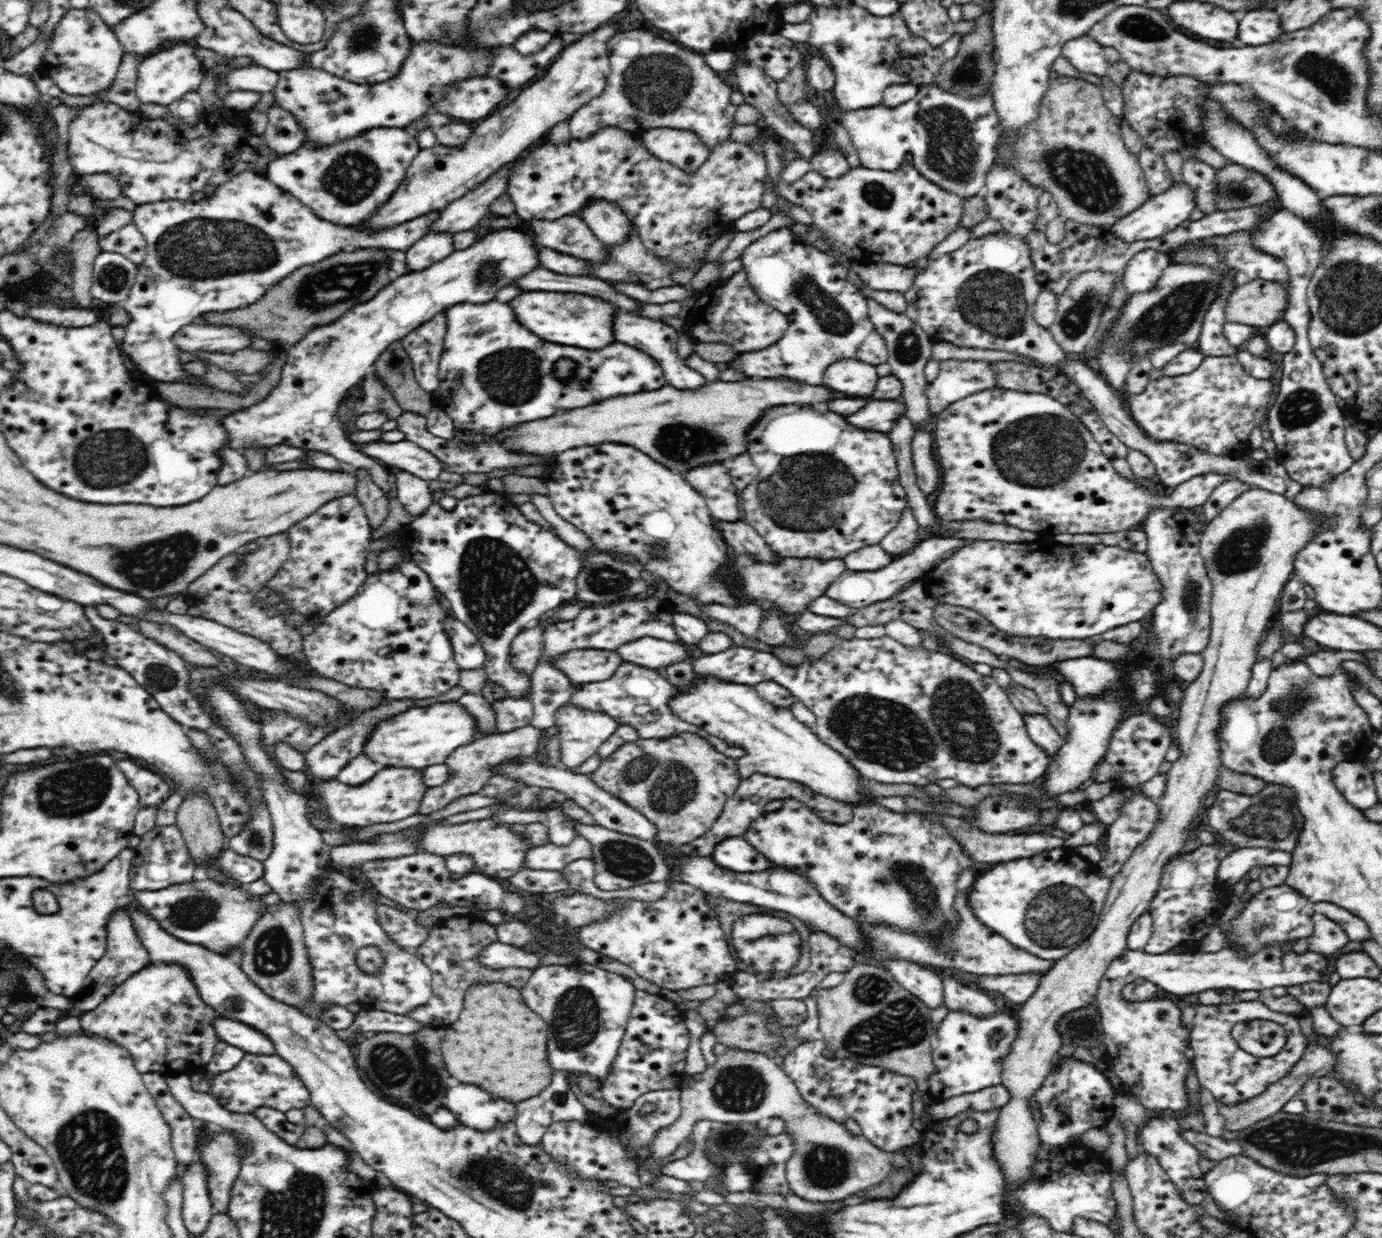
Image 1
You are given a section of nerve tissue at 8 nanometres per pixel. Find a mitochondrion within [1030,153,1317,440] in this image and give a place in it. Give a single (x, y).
(1178, 311)

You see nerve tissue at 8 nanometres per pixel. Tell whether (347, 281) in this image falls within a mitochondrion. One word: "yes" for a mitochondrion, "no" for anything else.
yes

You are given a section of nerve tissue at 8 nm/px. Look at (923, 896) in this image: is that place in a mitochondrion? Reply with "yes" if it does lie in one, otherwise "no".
yes

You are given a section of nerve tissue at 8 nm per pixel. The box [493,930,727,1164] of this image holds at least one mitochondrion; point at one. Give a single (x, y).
(576, 1020)

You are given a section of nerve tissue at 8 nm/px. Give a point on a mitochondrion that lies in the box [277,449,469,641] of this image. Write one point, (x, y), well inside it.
(420, 607)

